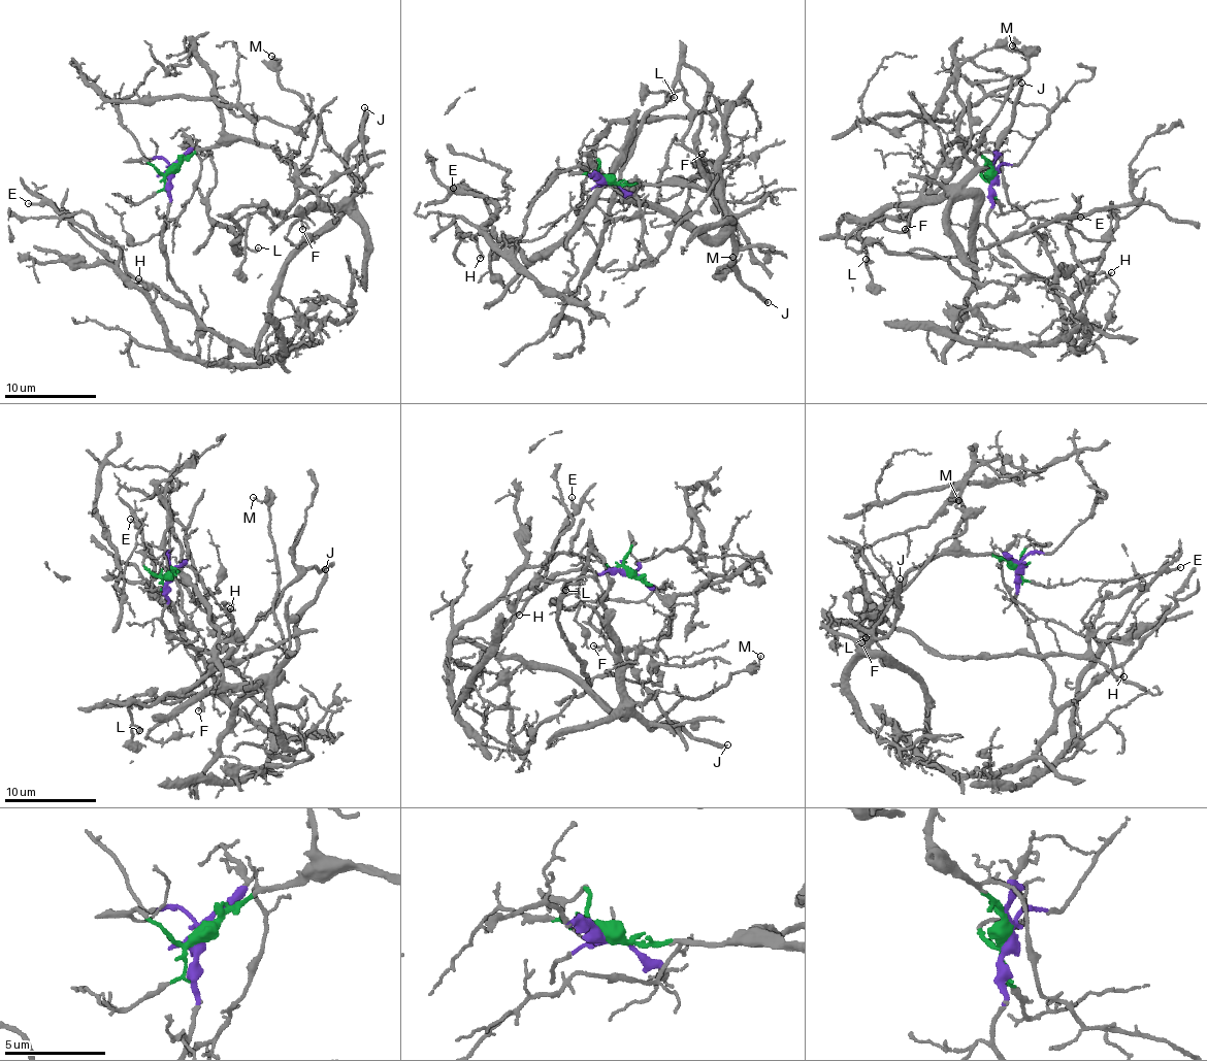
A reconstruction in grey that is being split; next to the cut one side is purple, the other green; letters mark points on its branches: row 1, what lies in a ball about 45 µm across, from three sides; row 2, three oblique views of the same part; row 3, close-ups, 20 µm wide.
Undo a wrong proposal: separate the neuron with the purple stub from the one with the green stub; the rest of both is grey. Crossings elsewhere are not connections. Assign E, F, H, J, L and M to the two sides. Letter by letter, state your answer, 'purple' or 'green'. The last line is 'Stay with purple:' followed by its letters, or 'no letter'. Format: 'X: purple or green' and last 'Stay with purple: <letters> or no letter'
E: purple
F: green
H: purple
J: green
L: green
M: green
Stay with purple: E, H

